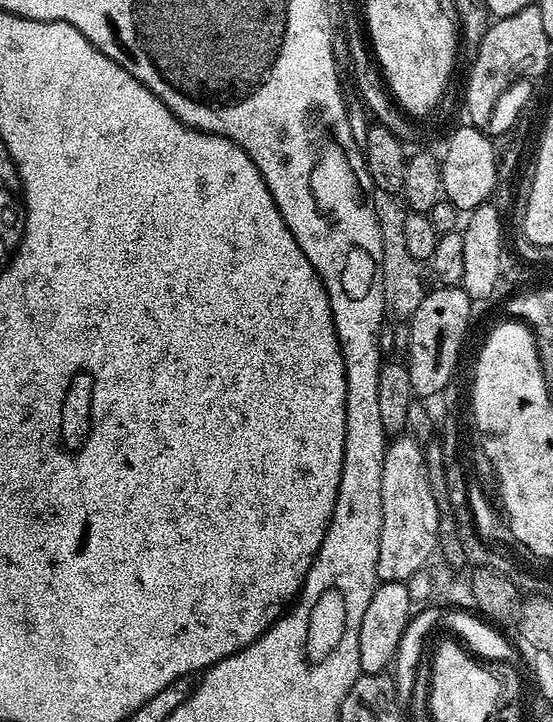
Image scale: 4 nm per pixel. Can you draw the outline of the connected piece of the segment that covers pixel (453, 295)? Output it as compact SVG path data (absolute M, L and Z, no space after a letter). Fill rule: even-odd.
M436 286L411 316L410 340L406 351L406 363L410 374L410 386L417 397L427 398L440 392L452 380L452 371L461 363L460 347L468 332L468 319L474 316L473 300L460 286Z

